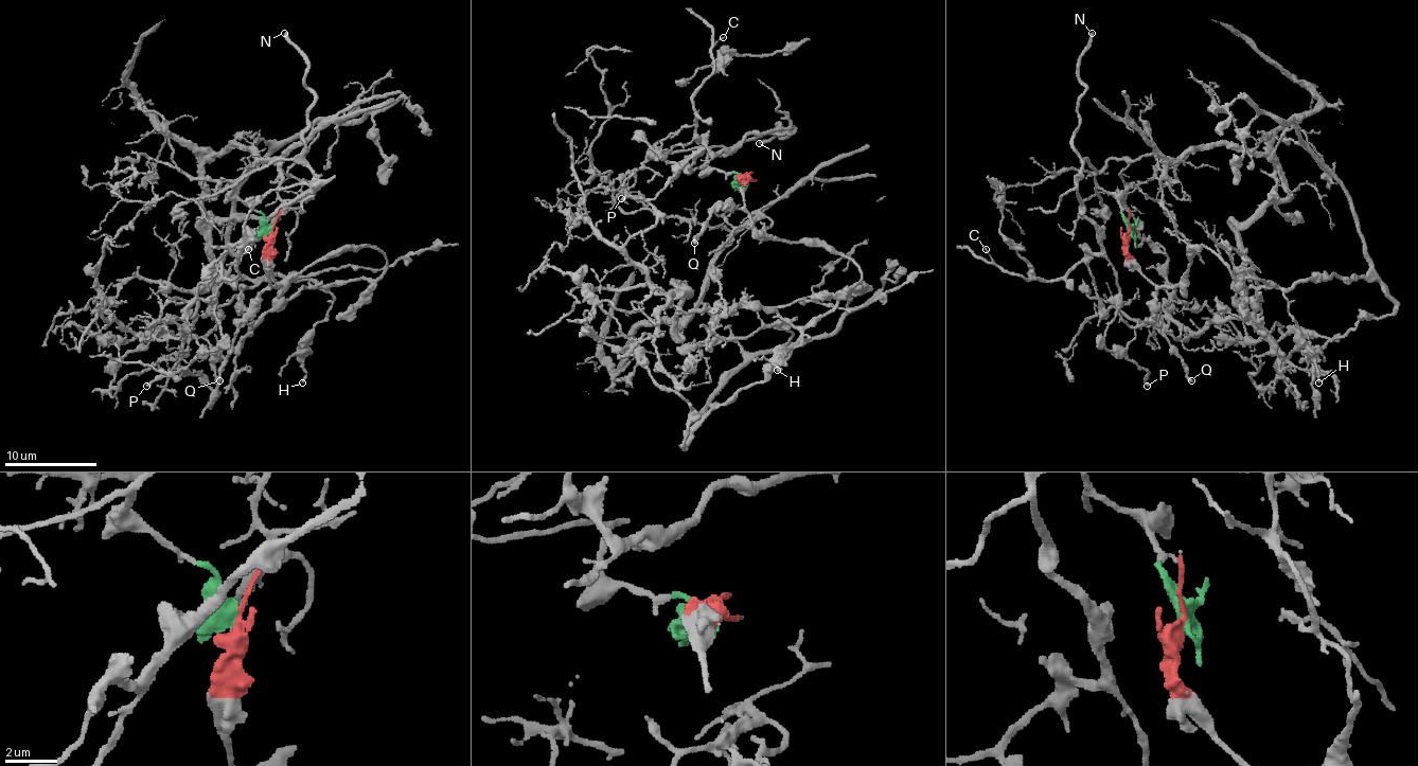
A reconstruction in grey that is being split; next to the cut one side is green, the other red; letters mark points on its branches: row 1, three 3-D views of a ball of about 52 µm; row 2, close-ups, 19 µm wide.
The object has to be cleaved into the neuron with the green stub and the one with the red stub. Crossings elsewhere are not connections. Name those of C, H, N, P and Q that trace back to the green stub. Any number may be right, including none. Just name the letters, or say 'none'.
C, N, P

